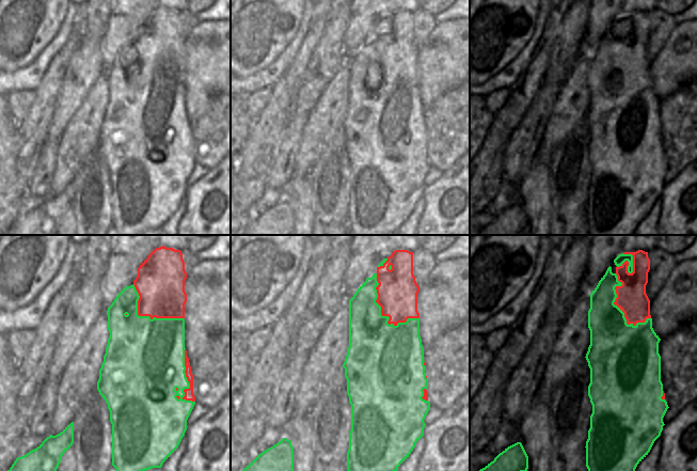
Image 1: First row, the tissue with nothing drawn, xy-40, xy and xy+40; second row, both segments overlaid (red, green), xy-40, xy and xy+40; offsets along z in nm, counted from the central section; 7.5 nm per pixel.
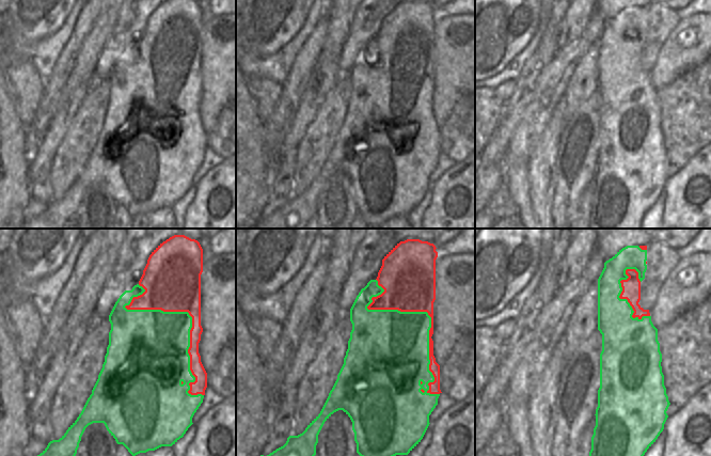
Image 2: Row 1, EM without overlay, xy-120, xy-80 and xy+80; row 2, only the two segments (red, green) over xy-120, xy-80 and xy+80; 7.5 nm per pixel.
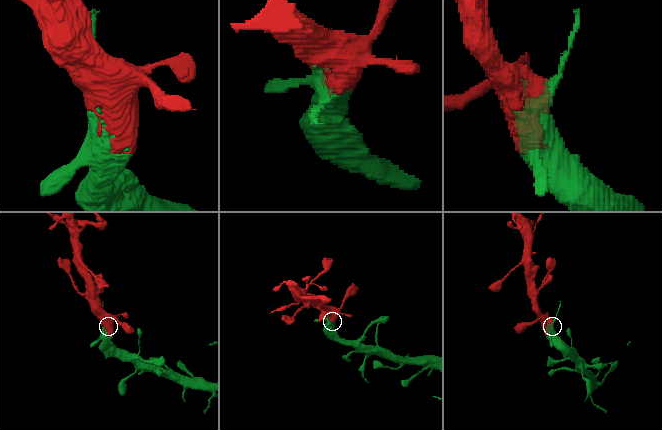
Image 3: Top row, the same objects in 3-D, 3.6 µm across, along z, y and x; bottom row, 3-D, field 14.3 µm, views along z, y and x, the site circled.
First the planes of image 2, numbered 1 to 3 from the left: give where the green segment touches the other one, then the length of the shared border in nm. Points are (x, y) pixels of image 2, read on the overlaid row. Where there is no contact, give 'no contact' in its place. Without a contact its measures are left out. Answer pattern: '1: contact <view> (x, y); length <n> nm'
1: contact xy-120 (189, 314); length 950 nm
2: contact xy-80 (427, 312); length 1000 nm
3: contact xy+80 (623, 298); length 400 nm

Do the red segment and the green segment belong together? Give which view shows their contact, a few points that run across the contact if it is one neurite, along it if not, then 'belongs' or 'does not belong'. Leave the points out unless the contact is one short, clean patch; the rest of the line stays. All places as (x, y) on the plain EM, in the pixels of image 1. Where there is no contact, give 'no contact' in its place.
xy | belongs

